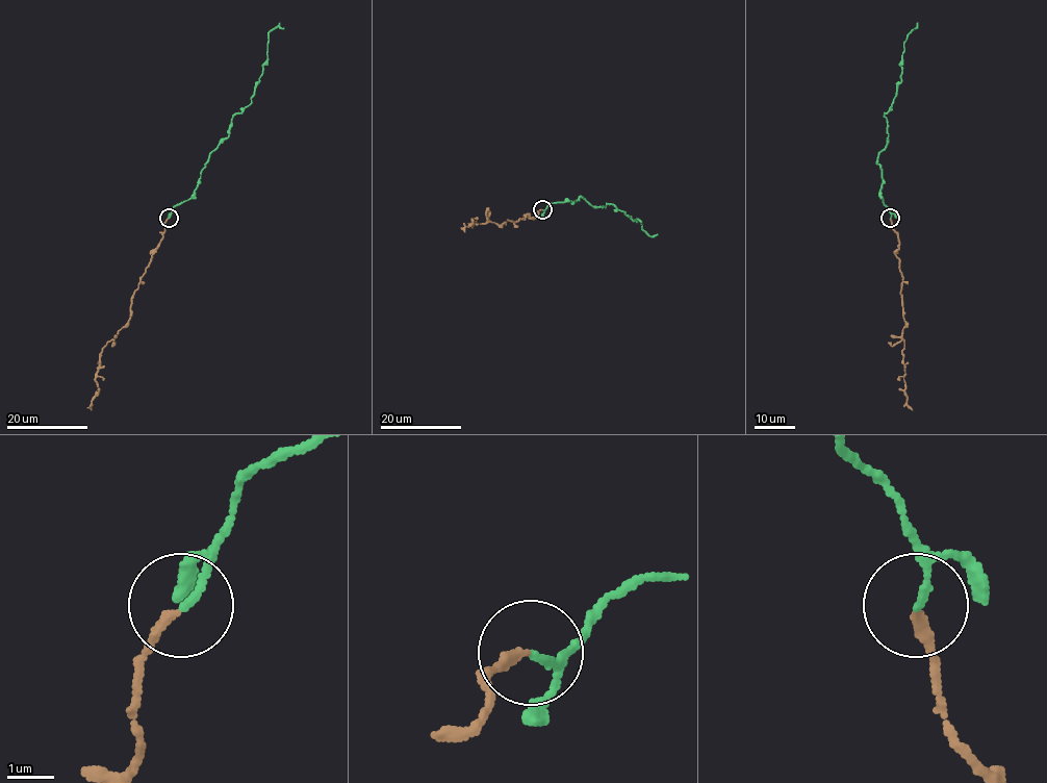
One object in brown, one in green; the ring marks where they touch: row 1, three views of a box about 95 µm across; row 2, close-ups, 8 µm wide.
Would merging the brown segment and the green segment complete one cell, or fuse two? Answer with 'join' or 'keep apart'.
join

